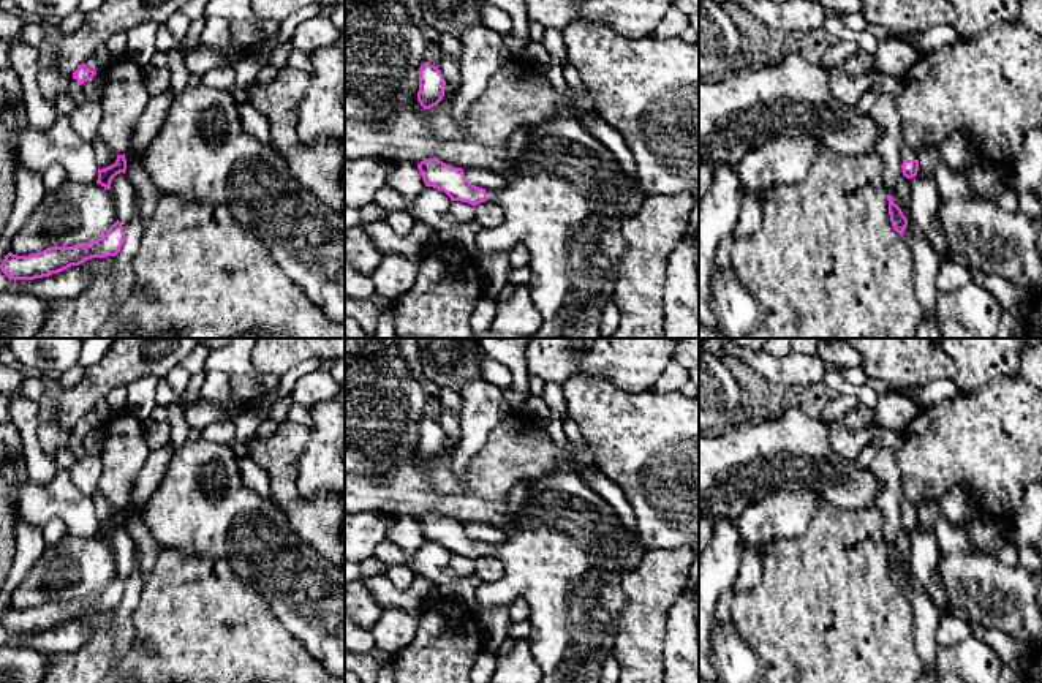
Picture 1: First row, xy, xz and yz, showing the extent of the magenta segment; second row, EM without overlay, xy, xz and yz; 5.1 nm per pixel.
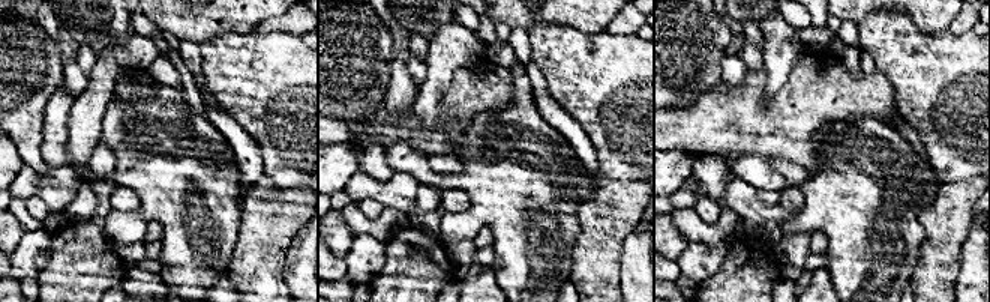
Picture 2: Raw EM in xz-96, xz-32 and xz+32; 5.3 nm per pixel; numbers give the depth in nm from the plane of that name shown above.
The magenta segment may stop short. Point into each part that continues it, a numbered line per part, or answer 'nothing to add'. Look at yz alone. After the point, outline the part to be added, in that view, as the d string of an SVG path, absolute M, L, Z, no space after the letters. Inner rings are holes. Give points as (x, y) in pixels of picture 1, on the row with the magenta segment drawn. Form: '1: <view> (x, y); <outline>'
1: yz (906, 152); M904 141L900 145L901 160L917 160L917 152L914 152Z

